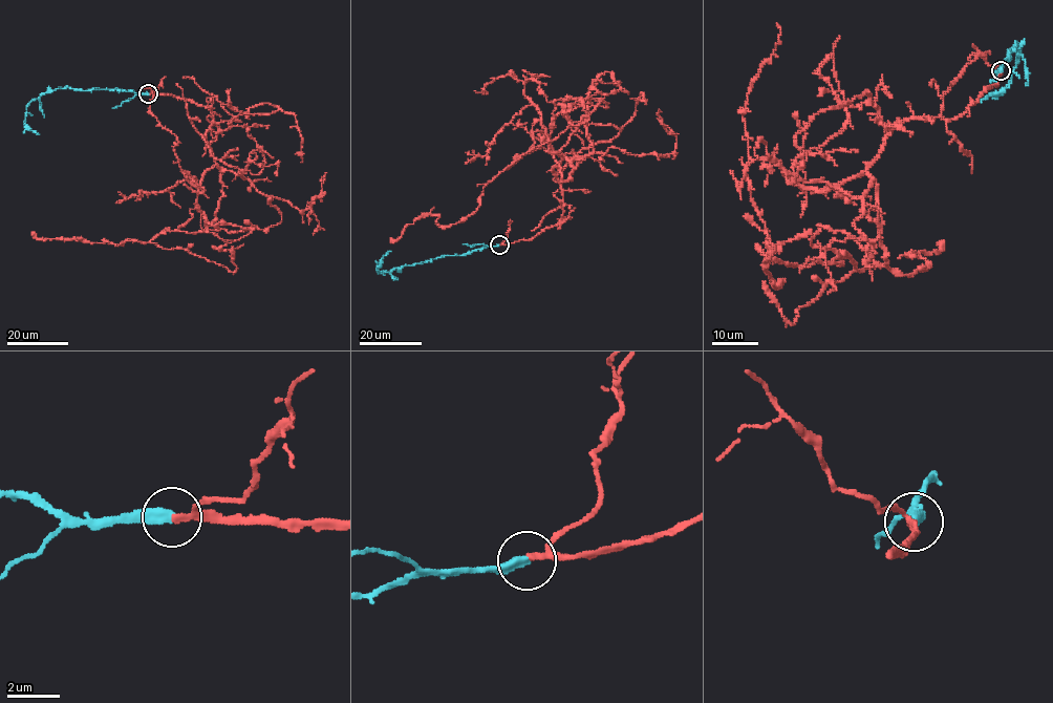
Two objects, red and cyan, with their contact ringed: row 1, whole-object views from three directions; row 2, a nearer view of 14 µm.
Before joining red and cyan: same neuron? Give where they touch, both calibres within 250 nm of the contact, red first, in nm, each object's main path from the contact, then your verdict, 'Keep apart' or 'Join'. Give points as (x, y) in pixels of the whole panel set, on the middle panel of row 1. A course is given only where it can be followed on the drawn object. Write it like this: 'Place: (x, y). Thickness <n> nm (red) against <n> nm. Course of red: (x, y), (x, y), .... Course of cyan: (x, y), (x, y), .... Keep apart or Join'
Place: (499, 245). Thickness 190 nm (red) against 440 nm. Course of red: (499, 245), (562, 218), (552, 171), (575, 169), (562, 180), (539, 131), (474, 212), (391, 241). Course of cyan: (499, 245), (379, 272), (382, 258), (391, 252). Join

